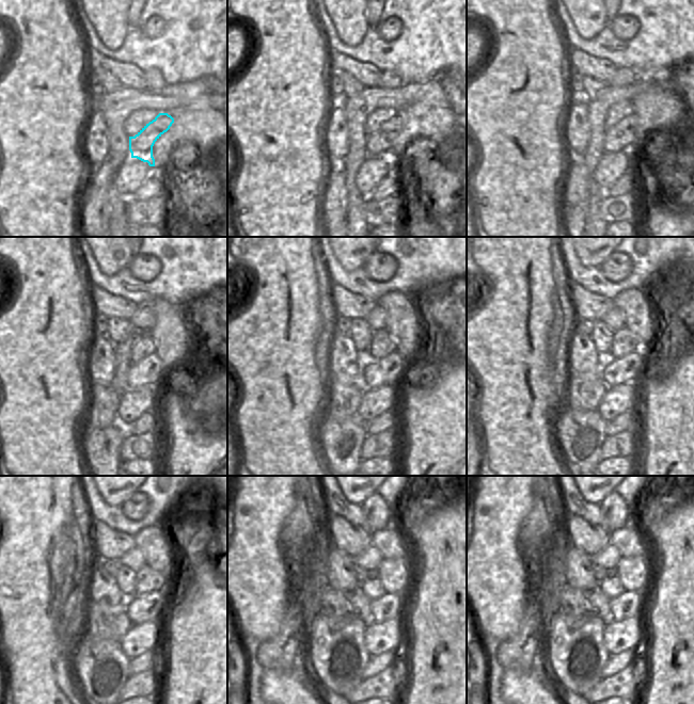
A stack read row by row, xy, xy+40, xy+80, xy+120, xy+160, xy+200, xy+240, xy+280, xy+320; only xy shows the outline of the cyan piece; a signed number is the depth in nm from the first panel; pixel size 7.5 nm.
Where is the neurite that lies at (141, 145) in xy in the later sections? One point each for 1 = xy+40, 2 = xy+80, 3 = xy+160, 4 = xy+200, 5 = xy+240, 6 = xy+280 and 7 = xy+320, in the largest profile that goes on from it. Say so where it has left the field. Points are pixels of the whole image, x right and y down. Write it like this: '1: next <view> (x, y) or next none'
1: next xy+40 (379, 143)
2: next xy+80 (620, 137)
3: next xy+160 (389, 369)
4: next xy+200 (626, 369)
5: next xy+240 (141, 608)
6: next xy+280 (390, 605)
7: next xy+320 (625, 606)

